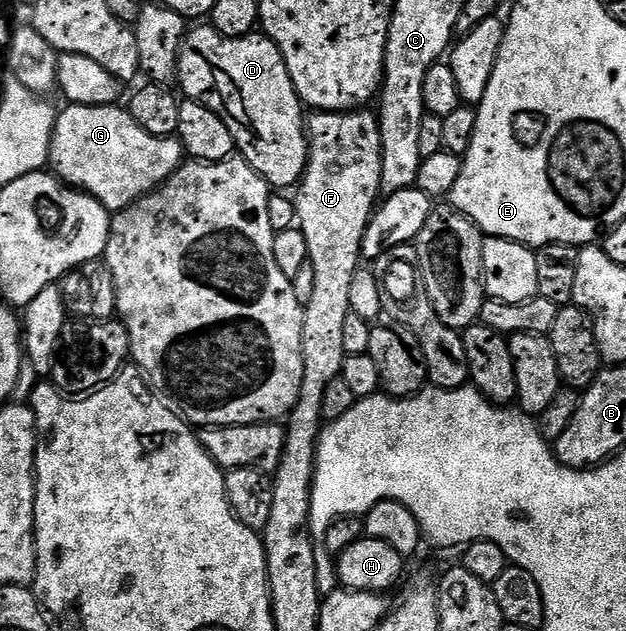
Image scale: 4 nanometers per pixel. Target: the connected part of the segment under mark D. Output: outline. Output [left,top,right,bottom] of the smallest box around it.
[178,23,309,191]

